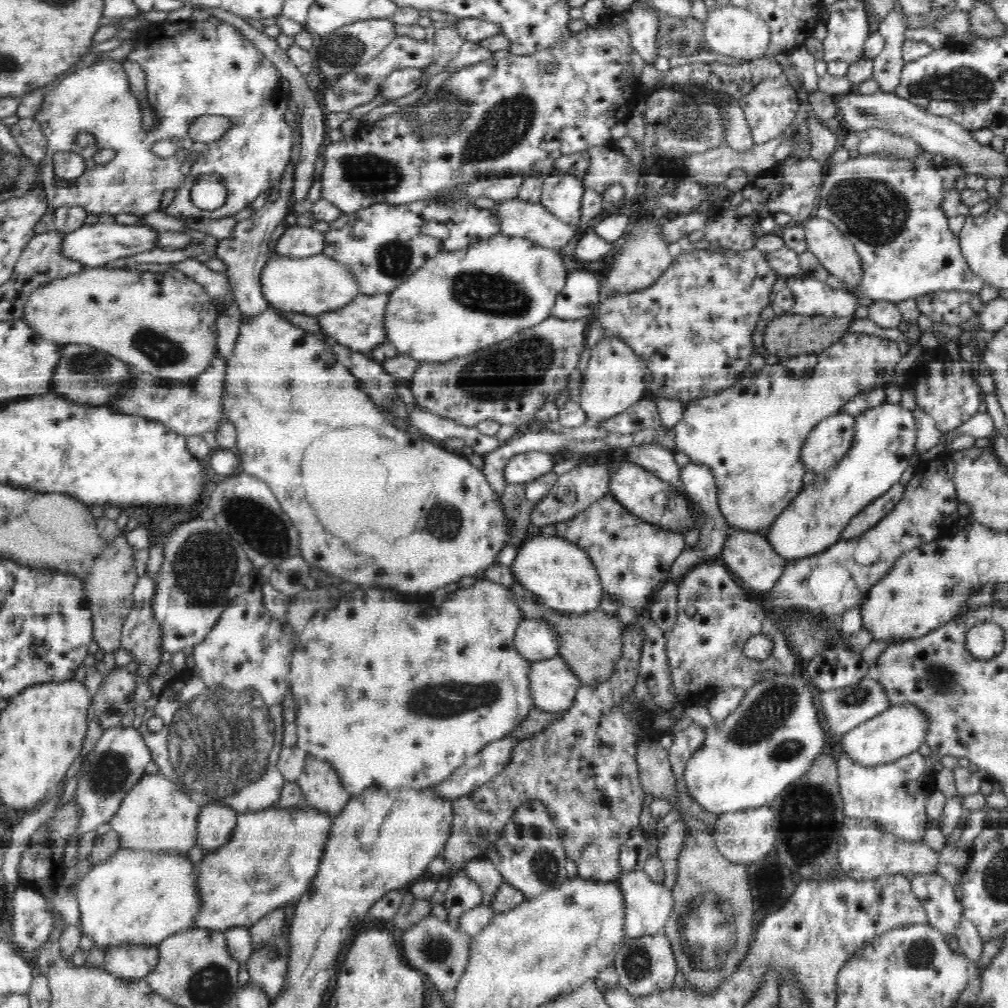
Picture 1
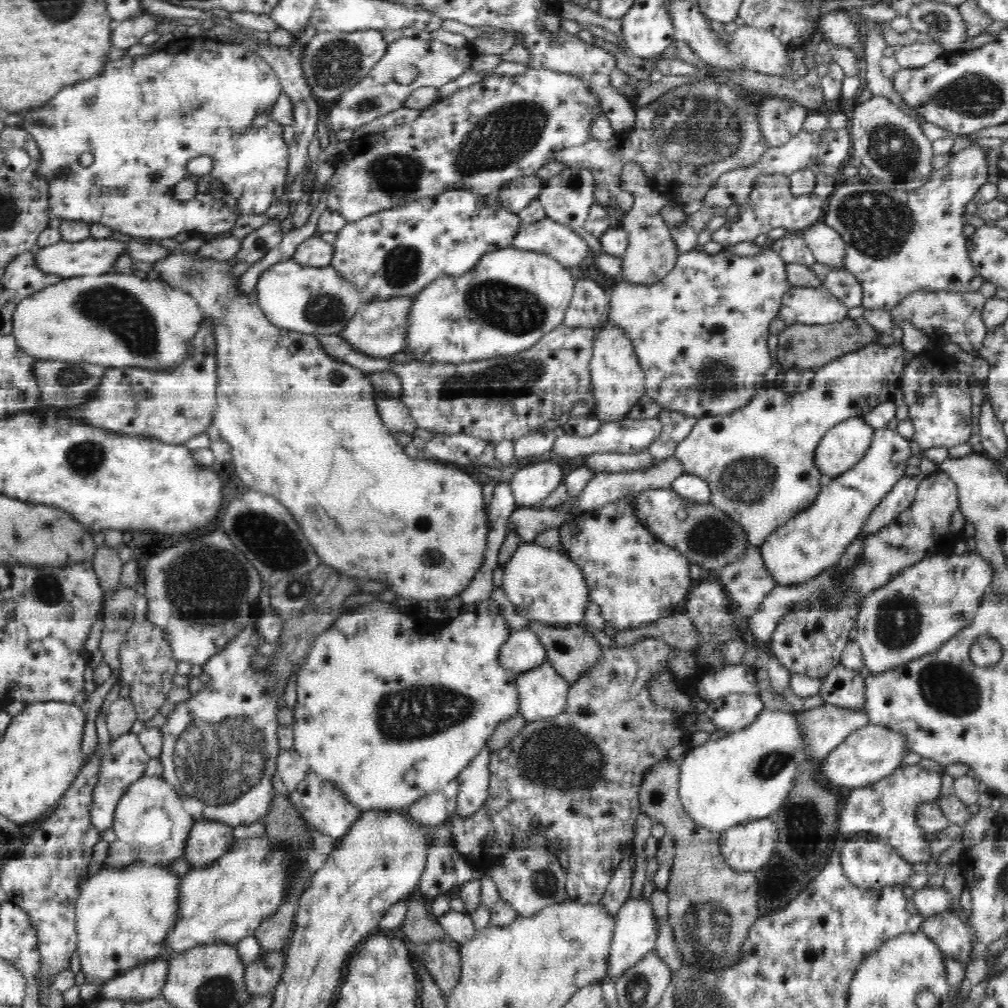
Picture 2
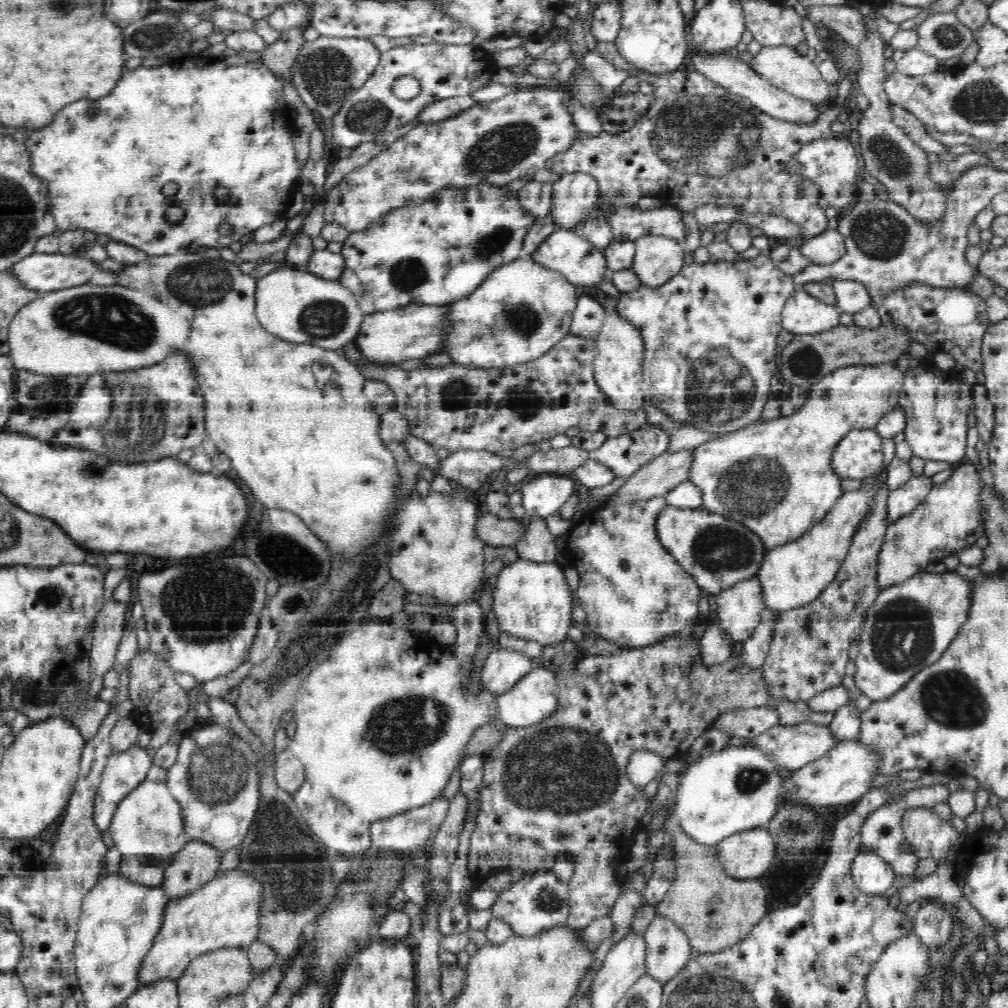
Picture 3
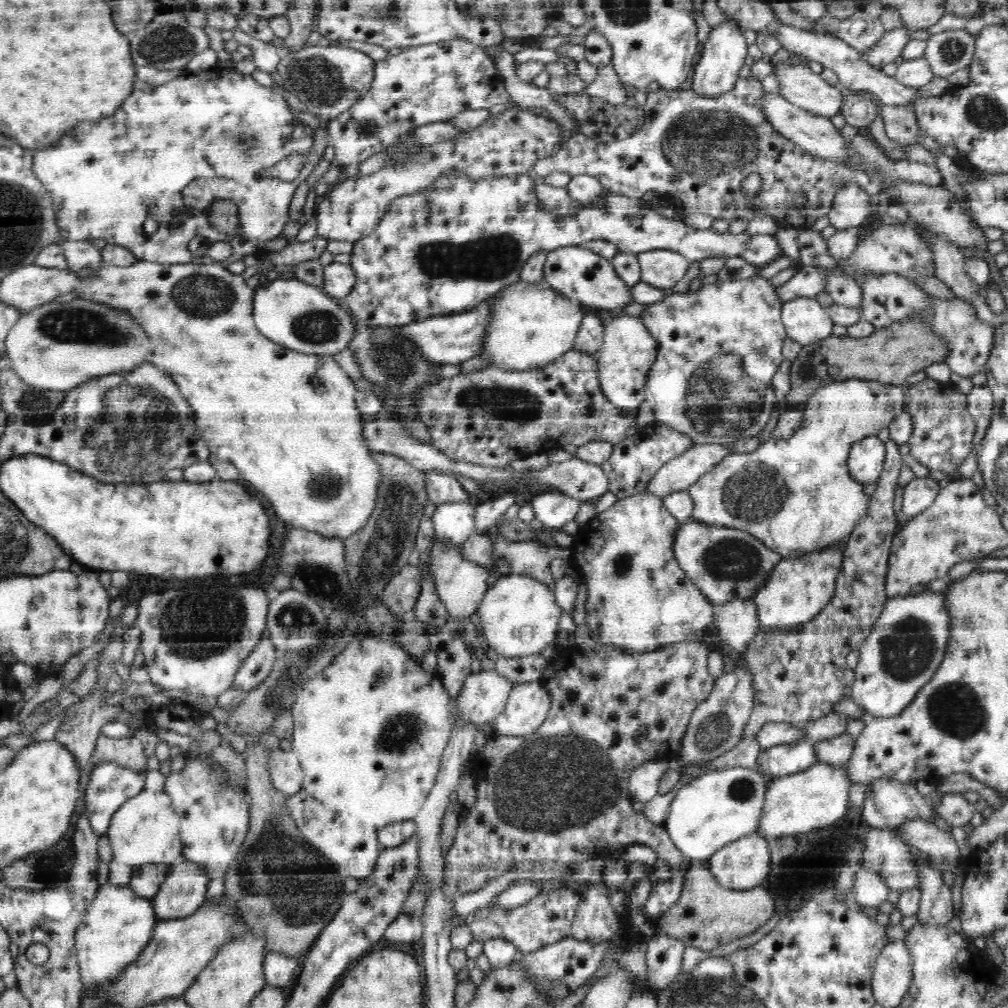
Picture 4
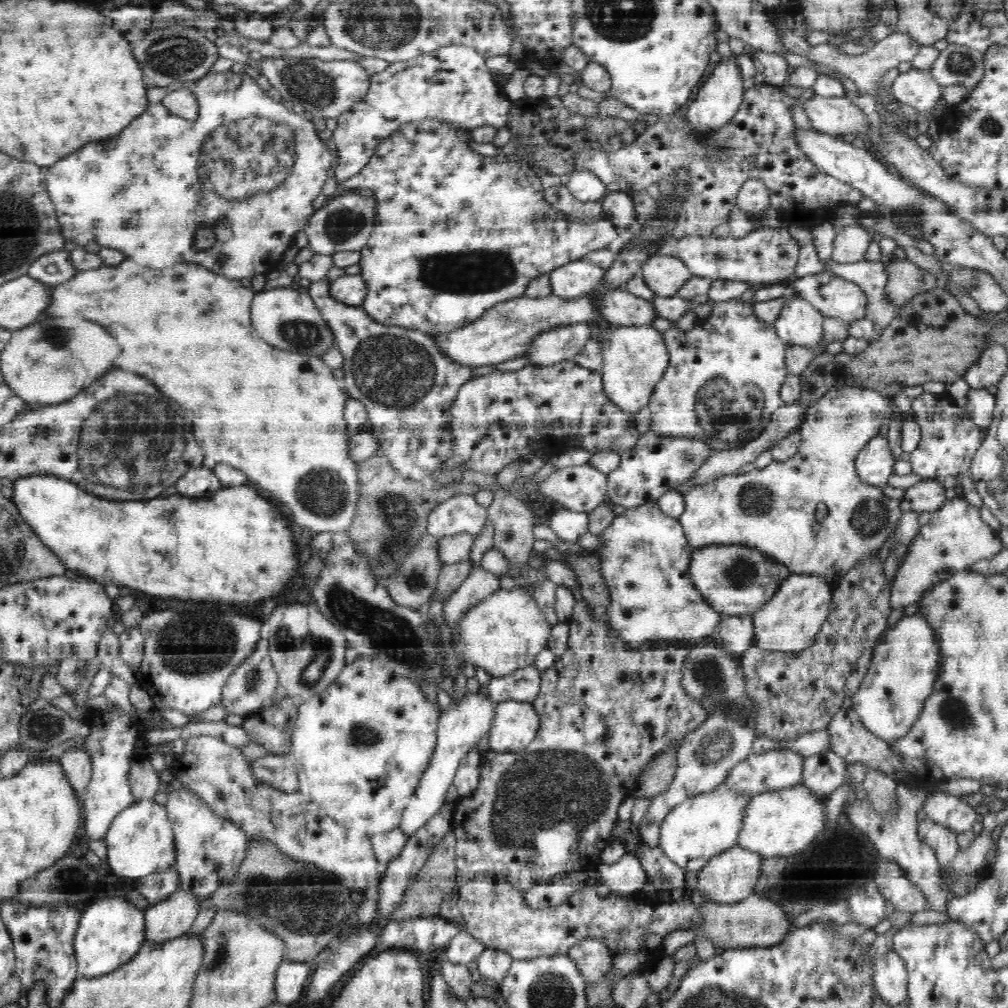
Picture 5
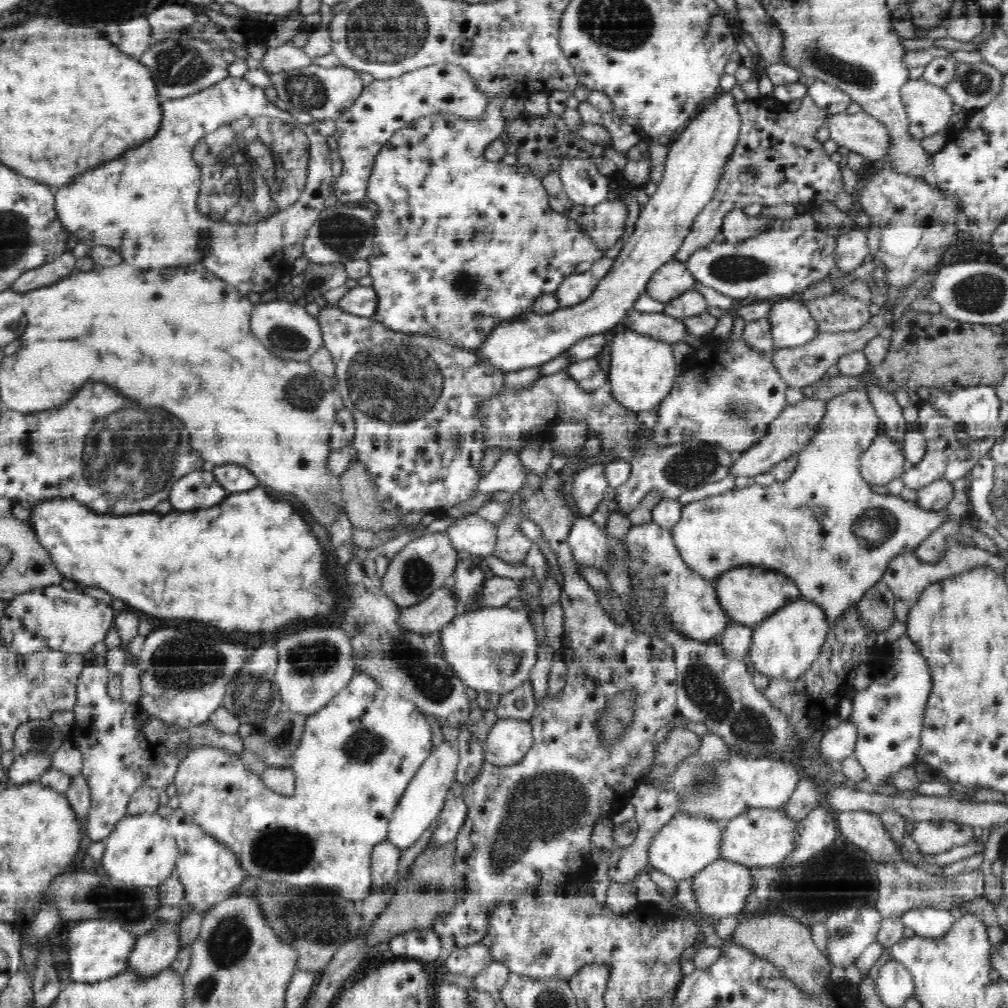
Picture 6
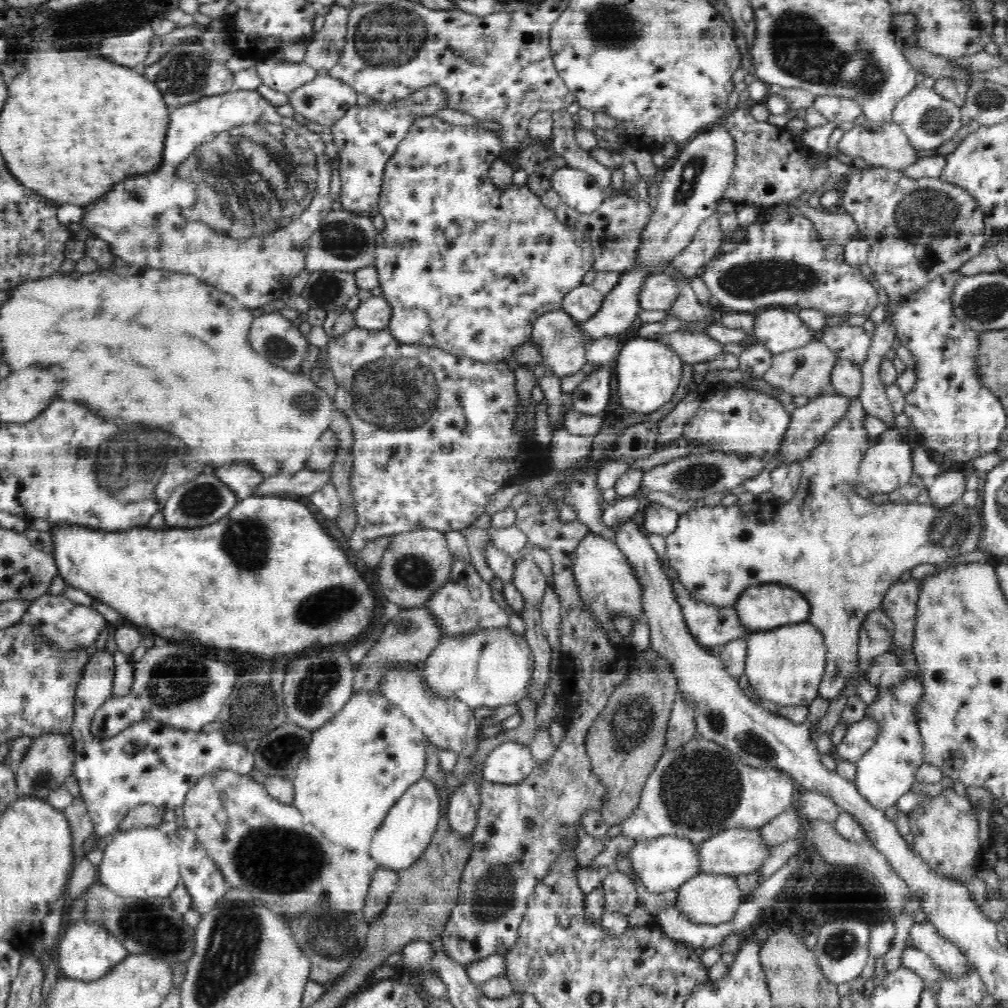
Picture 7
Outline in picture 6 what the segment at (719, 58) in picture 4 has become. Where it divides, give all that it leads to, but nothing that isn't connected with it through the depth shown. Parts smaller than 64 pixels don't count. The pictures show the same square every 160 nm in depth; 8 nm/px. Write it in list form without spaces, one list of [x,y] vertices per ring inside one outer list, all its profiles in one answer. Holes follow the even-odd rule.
[[[723,92],[723,95],[716,98],[706,110],[688,124],[686,131],[680,135],[678,140],[668,145],[669,153],[665,161],[665,171],[656,192],[646,199],[632,235],[624,242],[610,272],[597,281],[593,293],[586,300],[574,306],[558,307],[547,313],[538,313],[532,310],[528,314],[524,314],[522,318],[517,318],[516,324],[508,324],[508,328],[500,328],[500,332],[496,332],[496,336],[492,336],[492,340],[488,340],[488,348],[484,348],[483,359],[502,371],[538,367],[556,356],[560,356],[574,344],[586,339],[587,336],[600,335],[606,330],[618,326],[620,322],[624,322],[626,316],[634,309],[640,294],[643,294],[651,276],[664,264],[674,260],[679,246],[695,222],[696,215],[707,206],[707,202],[712,198],[724,165],[738,142],[740,129],[741,117],[737,101],[731,92]]]

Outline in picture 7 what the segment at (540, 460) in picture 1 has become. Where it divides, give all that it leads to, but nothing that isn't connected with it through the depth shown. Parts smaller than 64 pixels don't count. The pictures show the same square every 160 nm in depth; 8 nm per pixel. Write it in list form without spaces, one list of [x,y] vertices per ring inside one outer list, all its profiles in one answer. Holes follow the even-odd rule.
[[[590,531],[590,534],[575,548],[572,572],[584,610],[586,612],[592,610],[592,614],[602,626],[610,622],[612,612],[622,612],[632,620],[642,618],[645,588],[638,580],[638,573],[634,571],[634,567],[626,562],[626,556],[622,554],[616,542],[611,542]]]

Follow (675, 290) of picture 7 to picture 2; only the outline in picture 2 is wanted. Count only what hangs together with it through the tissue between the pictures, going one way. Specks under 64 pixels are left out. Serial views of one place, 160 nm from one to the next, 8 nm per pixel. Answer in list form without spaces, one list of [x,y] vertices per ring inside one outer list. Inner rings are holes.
[[[638,163],[626,164],[621,173],[621,184],[624,190],[635,196],[635,201],[632,209],[624,213],[621,224],[626,229],[629,239],[626,254],[621,258],[622,268],[619,280],[641,285],[656,284],[674,268],[680,256],[668,226],[660,217],[660,209],[664,205],[671,204],[670,200],[650,186]]]

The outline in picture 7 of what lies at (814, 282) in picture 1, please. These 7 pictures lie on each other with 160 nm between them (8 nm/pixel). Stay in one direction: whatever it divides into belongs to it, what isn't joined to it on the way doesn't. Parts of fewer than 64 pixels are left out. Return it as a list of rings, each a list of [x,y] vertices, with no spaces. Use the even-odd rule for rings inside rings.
[[[774,306],[755,317],[750,333],[772,355],[803,347],[814,339],[814,332],[800,320],[794,310]]]

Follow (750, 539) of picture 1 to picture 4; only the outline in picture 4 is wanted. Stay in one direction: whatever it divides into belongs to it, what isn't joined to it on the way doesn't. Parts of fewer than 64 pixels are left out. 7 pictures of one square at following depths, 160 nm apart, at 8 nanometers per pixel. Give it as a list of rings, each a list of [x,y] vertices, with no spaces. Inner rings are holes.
[[[753,598],[721,604],[713,617],[720,640],[737,652],[744,653],[760,631],[758,611]]]

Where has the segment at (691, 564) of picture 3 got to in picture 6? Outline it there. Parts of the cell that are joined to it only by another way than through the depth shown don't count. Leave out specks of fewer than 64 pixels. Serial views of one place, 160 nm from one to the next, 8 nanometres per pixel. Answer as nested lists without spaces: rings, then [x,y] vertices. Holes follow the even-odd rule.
[[[776,571],[728,572],[728,576],[720,580],[720,588],[716,588],[716,593],[719,594],[719,601],[730,622],[744,627],[762,623],[764,619],[786,607],[786,604],[799,601],[801,596],[793,580]]]

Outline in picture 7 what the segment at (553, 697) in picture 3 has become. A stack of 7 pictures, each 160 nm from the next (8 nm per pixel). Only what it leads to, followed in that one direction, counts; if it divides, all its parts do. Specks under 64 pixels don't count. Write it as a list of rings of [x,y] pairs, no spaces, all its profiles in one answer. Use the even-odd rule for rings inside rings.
[[[516,740],[498,744],[484,761],[484,779],[499,786],[518,786],[528,780],[535,767],[530,747]]]

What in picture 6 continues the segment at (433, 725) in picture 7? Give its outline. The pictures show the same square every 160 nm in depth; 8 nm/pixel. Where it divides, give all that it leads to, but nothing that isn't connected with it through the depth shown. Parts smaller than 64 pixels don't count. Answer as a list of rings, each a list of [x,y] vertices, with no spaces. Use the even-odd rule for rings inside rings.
[[[445,517],[437,518],[422,531],[405,531],[396,538],[372,548],[363,550],[358,548],[354,558],[344,568],[347,570],[347,579],[350,585],[348,604],[344,603],[344,616],[340,616],[342,624],[336,624],[344,630],[352,644],[355,664],[360,666],[362,673],[372,675],[382,688],[390,694],[404,697],[416,704],[422,714],[438,719],[440,724],[446,722],[450,714],[462,710],[464,722],[470,714],[470,699],[465,693],[464,683],[441,658],[440,631],[422,635],[414,631],[406,631],[400,627],[400,609],[383,590],[385,572],[391,559],[411,540],[426,533],[445,533],[456,519]]]

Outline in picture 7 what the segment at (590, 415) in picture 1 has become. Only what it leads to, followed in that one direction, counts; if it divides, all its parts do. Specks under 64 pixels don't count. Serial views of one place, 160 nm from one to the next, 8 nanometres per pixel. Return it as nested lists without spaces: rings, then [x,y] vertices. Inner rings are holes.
[[[638,334],[630,338],[619,350],[619,355],[613,362],[618,382],[618,396],[621,406],[630,412],[642,414],[651,413],[670,402],[676,388],[681,383],[683,360],[674,349],[656,339],[646,339]]]

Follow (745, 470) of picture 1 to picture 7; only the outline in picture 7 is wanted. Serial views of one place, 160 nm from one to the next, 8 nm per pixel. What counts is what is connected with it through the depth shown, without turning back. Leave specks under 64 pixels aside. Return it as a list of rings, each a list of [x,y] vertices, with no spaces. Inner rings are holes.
[[[849,398],[847,411],[840,420],[834,423],[823,436],[823,441],[809,453],[807,458],[798,462],[802,466],[802,478],[800,478],[800,486],[794,494],[794,498],[790,502],[779,502],[778,500],[768,500],[761,502],[758,498],[752,502],[745,504],[732,504],[732,506],[724,506],[719,503],[716,506],[706,506],[691,508],[685,514],[679,516],[679,522],[676,530],[665,537],[665,552],[668,556],[668,564],[676,571],[678,581],[686,593],[696,601],[696,603],[707,604],[719,610],[732,610],[742,591],[748,586],[756,586],[756,584],[776,584],[781,587],[792,588],[801,593],[804,599],[811,604],[810,623],[820,631],[821,638],[827,648],[827,660],[825,666],[825,675],[819,684],[819,696],[831,701],[840,696],[845,689],[848,678],[852,674],[856,674],[856,664],[858,664],[858,628],[862,626],[862,622],[866,620],[866,614],[870,610],[874,610],[876,606],[881,606],[882,598],[891,590],[892,584],[896,584],[900,576],[904,576],[904,572],[916,572],[916,568],[936,568],[935,572],[941,569],[955,567],[957,564],[972,564],[972,560],[976,560],[976,552],[984,552],[983,544],[984,535],[987,528],[984,527],[984,517],[980,515],[980,507],[968,507],[959,499],[957,502],[942,507],[935,505],[926,505],[920,503],[888,503],[876,504],[870,497],[862,498],[860,494],[856,494],[856,485],[859,484],[858,471],[860,462],[864,458],[864,453],[868,451],[871,445],[870,436],[864,429],[864,418],[867,412],[864,410],[860,399]]]

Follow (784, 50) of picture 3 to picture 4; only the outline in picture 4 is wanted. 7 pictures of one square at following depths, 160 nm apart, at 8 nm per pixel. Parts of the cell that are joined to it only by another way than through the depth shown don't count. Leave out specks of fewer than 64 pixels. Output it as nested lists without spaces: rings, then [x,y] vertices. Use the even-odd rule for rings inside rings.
[[[780,62],[771,72],[778,80],[780,94],[795,106],[827,118],[842,114],[845,96],[840,87],[826,83],[806,63]]]

